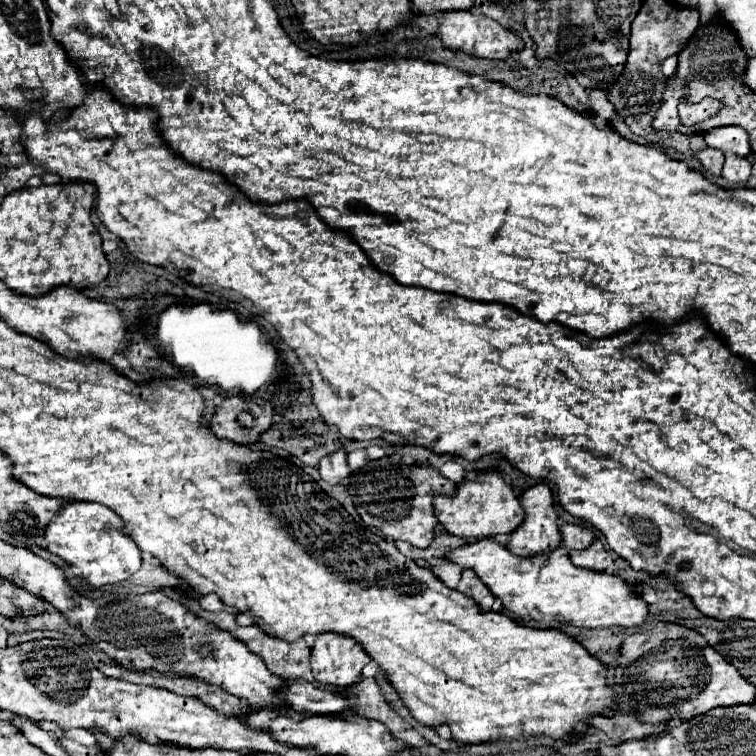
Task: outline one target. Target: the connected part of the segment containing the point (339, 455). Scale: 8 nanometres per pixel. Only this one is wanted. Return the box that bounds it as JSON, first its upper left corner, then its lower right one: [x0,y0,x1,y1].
[318,449,350,485]

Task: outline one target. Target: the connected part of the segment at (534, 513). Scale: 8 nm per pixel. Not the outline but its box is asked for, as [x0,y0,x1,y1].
[508,483,562,557]

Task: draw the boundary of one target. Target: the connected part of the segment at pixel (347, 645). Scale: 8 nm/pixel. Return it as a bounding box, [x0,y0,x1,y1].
[312,633,370,687]

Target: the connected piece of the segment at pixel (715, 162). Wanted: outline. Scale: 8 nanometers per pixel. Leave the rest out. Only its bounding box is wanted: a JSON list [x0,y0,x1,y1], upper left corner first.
[698,147,724,175]

